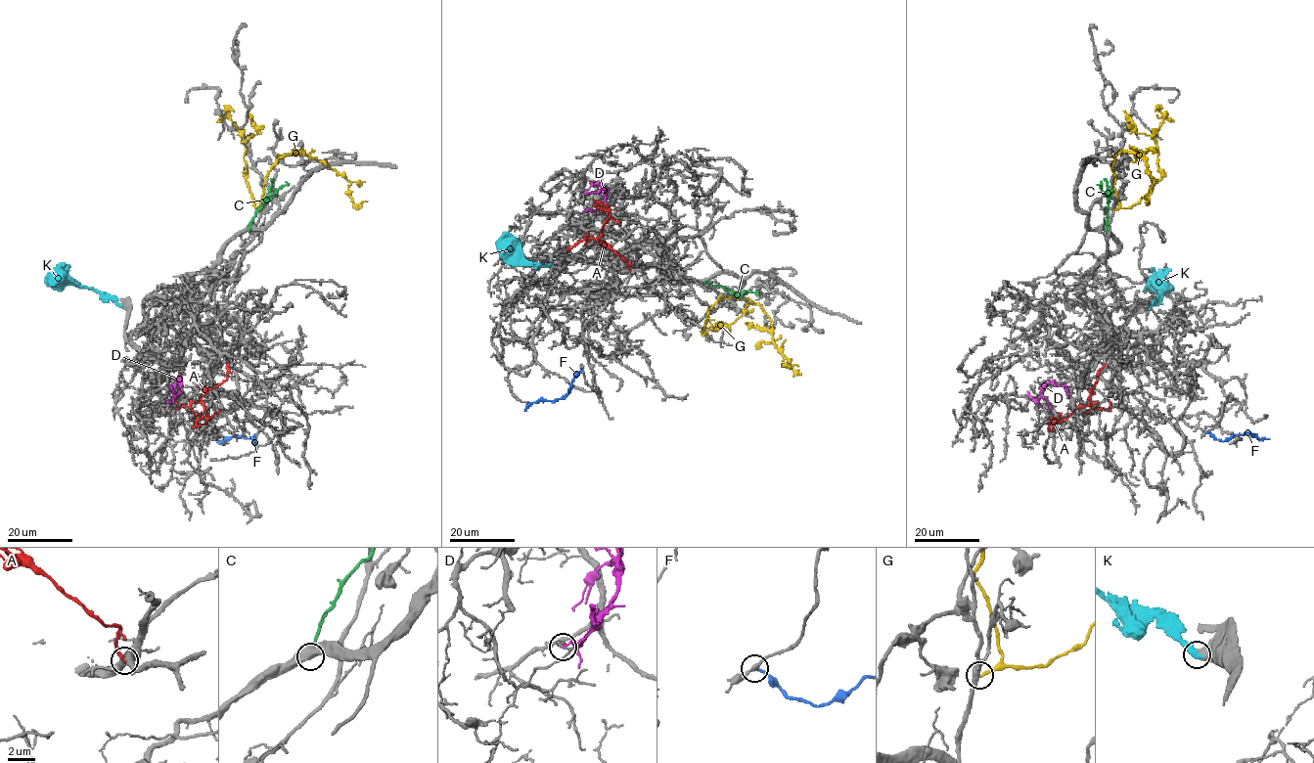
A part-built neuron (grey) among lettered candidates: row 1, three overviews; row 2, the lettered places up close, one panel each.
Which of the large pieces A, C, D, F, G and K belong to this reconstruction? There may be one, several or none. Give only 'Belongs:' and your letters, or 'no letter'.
Belongs: K

